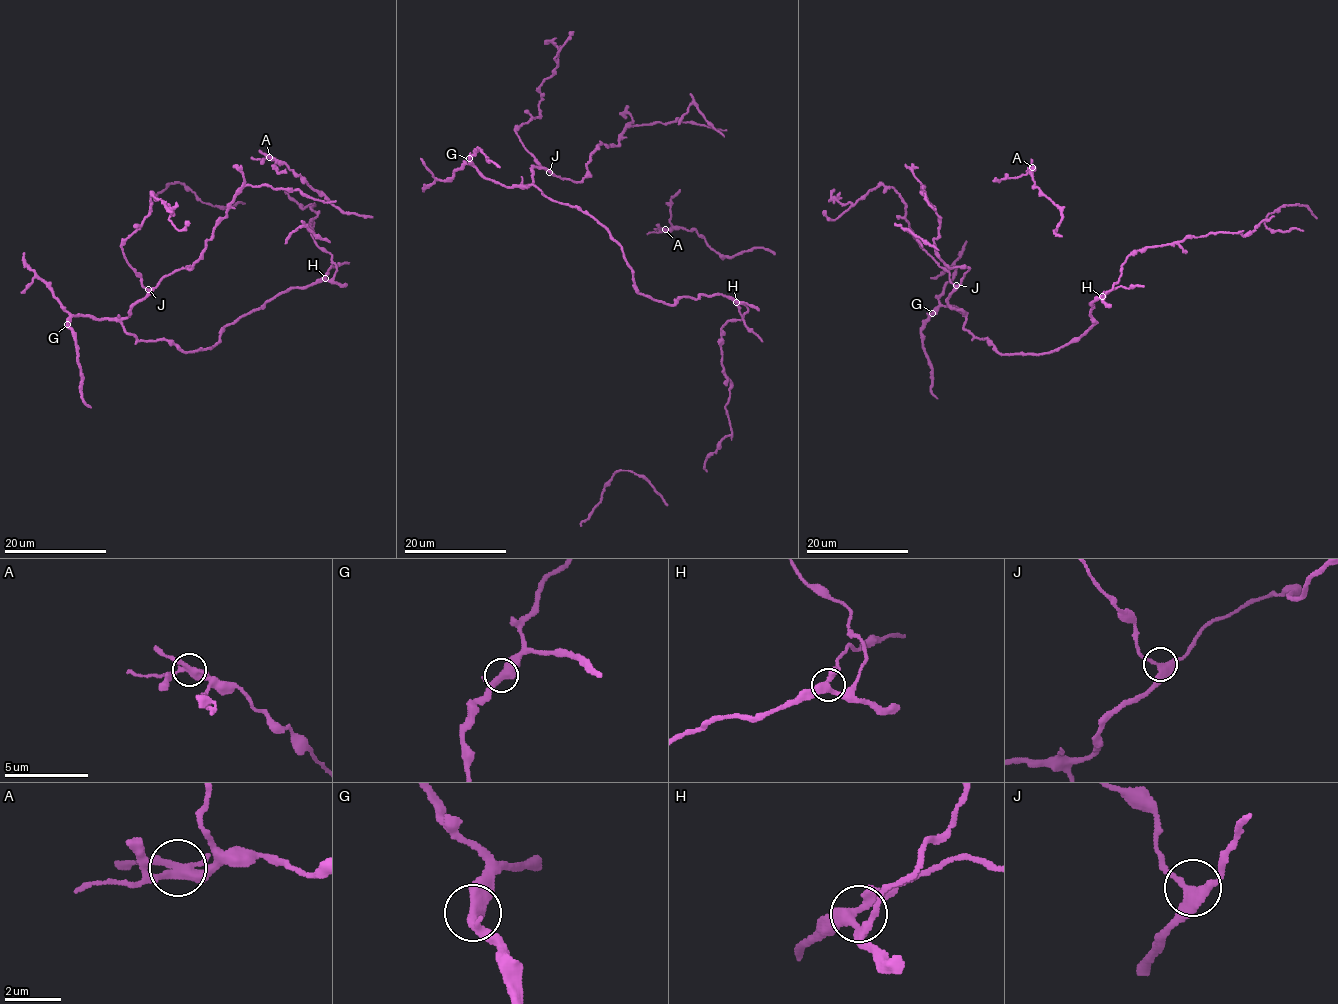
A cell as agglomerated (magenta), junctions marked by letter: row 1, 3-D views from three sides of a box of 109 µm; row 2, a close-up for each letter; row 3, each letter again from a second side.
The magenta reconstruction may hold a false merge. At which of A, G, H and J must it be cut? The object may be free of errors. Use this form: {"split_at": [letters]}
{"split_at": ["A"]}

